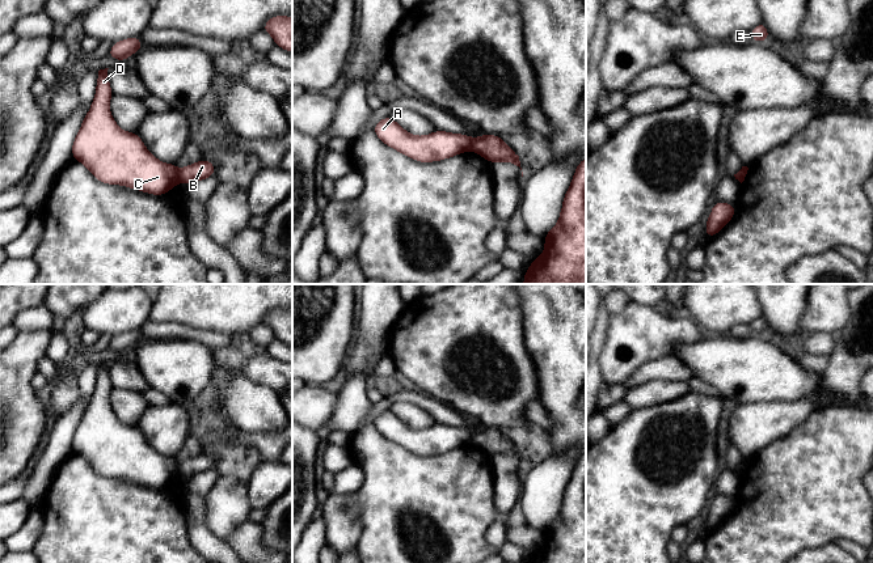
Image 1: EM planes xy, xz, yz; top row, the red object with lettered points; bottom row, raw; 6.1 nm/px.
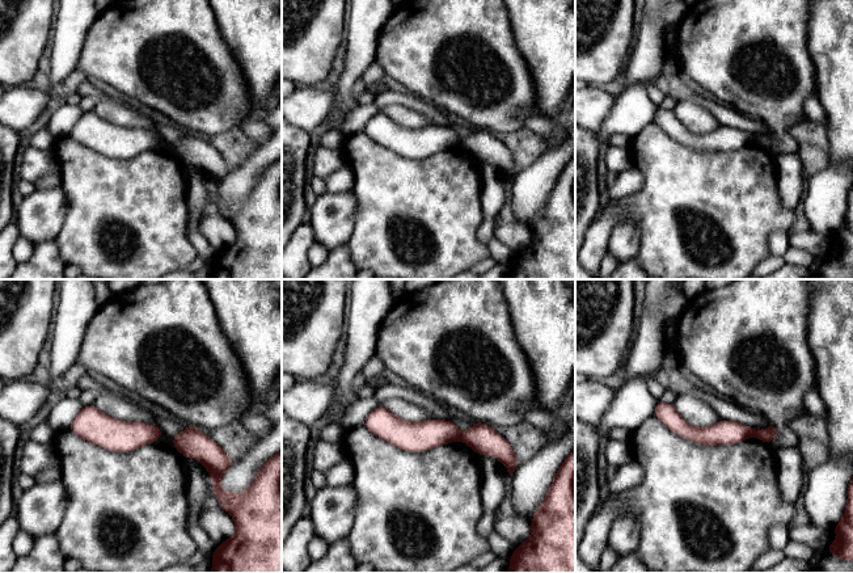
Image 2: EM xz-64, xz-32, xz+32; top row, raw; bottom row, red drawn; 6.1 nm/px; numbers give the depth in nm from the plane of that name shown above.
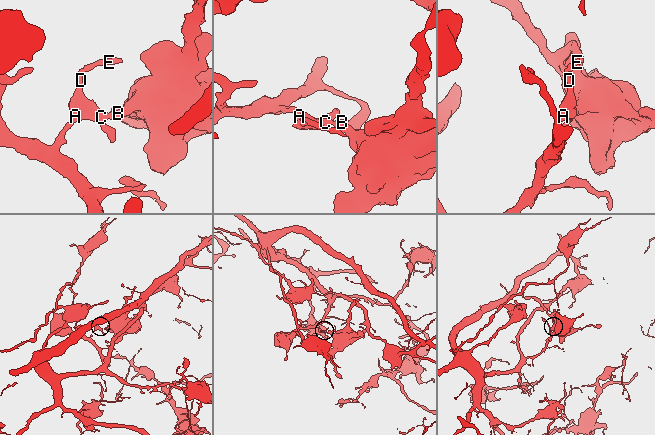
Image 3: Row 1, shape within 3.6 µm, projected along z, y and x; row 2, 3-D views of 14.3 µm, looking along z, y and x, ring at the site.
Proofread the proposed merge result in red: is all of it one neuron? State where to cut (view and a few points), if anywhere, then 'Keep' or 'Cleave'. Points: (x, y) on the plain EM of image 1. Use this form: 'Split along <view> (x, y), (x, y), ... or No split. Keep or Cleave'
Split along xy (177, 464), (178, 474). Cleave

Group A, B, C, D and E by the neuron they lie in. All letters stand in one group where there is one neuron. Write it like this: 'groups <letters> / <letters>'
groups A C D E / B

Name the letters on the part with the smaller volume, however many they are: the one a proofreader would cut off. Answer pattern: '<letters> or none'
B

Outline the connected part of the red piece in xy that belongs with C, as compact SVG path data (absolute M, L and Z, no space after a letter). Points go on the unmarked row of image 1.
M107 363L98 364L96 389L73 433L72 452L84 457L102 477L164 488L178 477L178 463L174 457L161 456L149 446L136 426L126 426L117 419L109 403L109 395L114 388L110 382Z

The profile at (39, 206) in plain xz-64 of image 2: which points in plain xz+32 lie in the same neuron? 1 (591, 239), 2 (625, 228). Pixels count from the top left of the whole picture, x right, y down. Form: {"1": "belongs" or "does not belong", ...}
{"1": "does not belong", "2": "belongs"}

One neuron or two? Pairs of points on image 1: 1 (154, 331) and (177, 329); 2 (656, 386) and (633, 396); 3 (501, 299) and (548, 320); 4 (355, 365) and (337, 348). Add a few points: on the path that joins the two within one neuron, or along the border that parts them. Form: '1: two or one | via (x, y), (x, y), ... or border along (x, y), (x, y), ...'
1: one | via (159, 330), (172, 330)
2: one | via (650, 392), (645, 396), (639, 396)
3: two | border along (519, 297), (524, 338)
4: two | border along (357, 330), (342, 367)

